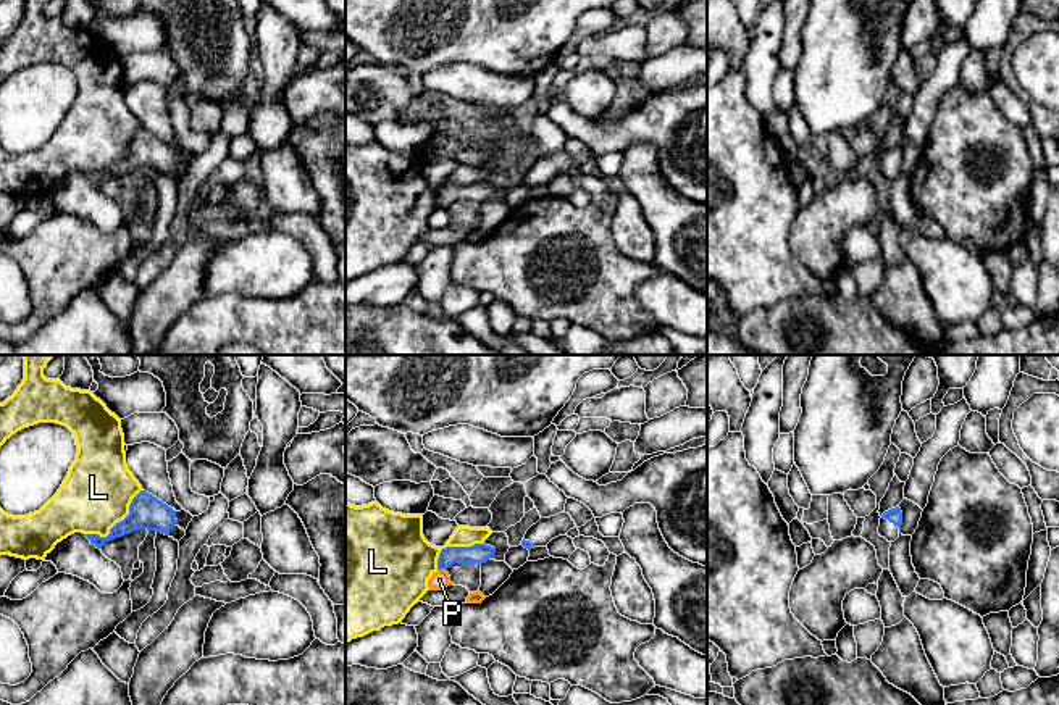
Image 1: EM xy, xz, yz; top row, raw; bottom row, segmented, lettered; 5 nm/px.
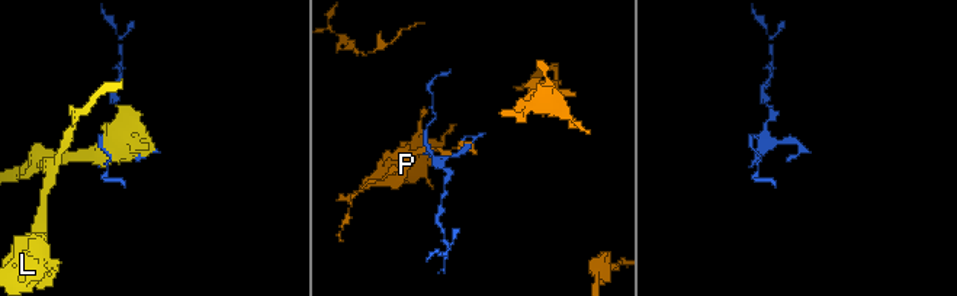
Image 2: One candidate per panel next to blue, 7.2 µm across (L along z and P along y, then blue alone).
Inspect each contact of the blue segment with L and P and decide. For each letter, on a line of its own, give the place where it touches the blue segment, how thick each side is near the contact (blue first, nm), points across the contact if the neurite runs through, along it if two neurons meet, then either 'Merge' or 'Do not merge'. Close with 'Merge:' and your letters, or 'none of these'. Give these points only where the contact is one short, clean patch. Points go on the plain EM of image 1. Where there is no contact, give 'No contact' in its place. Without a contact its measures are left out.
L: Touches blue at xy (120, 160). Thickness 180 nm (blue) against 360 nm. Do not merge
P: Touches blue at xz (443, 207). Thickness 100 nm (blue) against 90 nm. Do not merge
Merge: none of these

